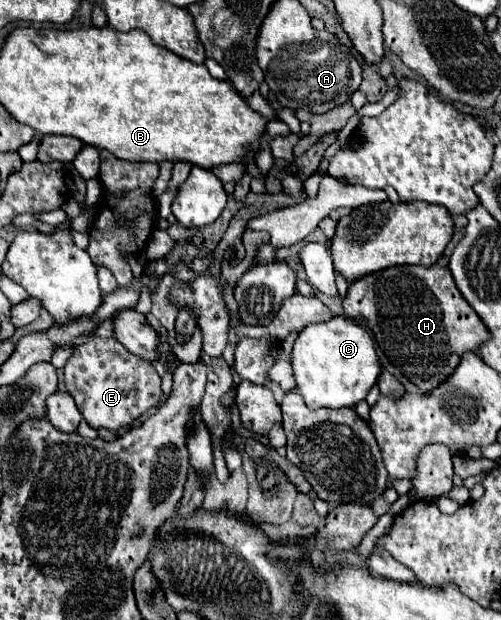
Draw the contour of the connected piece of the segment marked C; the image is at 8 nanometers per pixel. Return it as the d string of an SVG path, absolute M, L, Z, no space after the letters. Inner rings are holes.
M333 317L327 323L309 325L293 345L293 373L297 391L305 397L309 409L355 407L377 383L381 363L371 335L347 317Z

